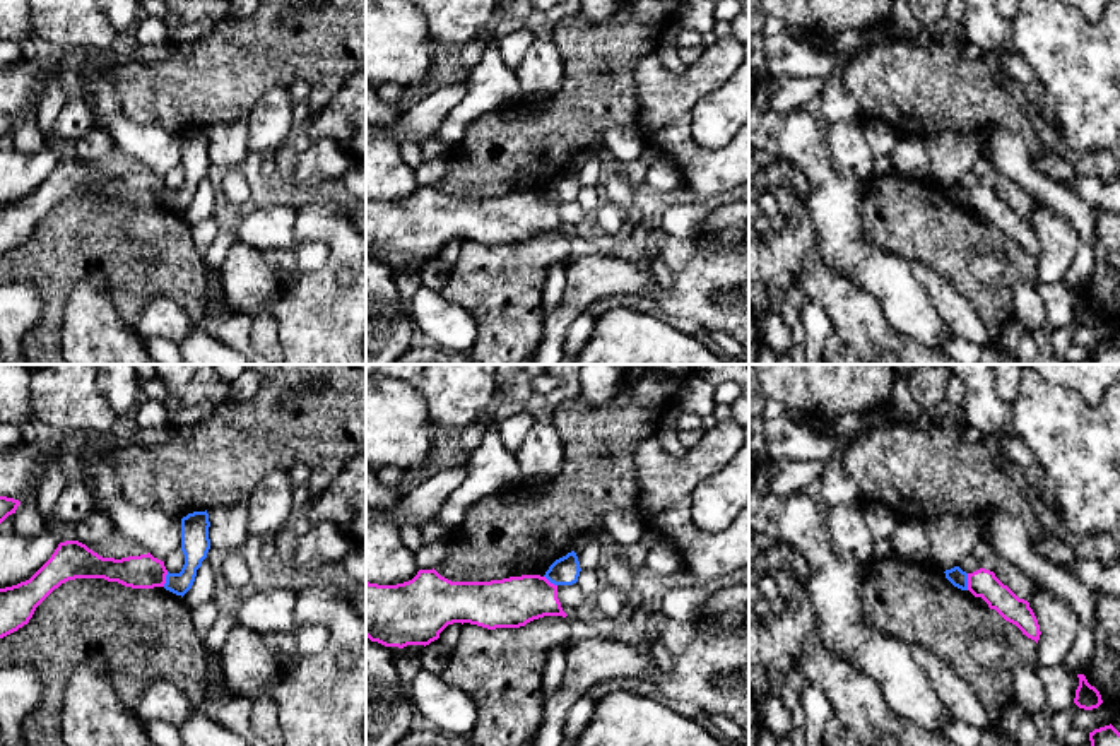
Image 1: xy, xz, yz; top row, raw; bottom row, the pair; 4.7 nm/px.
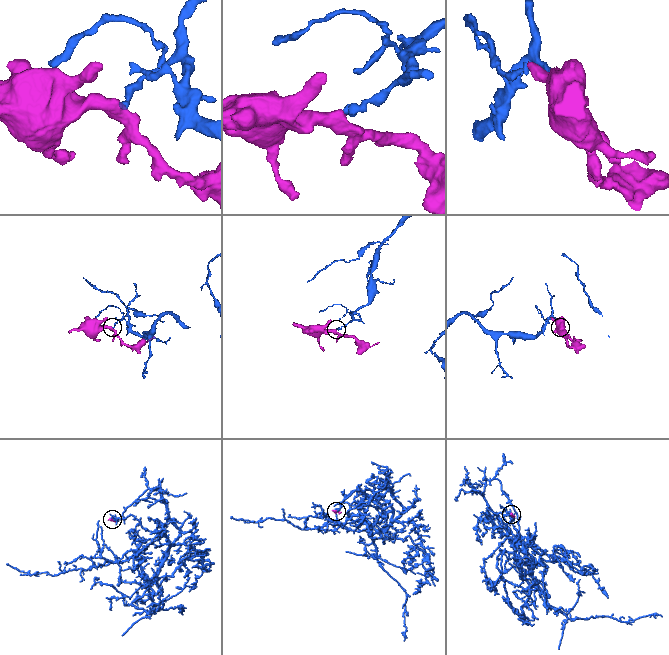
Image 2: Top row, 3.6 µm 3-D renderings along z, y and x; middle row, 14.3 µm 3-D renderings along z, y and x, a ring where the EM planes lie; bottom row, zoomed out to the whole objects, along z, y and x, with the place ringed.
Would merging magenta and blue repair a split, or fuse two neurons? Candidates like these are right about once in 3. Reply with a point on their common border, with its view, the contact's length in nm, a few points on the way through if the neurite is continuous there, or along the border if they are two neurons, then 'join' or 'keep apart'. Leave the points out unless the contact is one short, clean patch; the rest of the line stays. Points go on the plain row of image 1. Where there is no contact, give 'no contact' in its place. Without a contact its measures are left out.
meets magenta in yz at (968, 199); contact 80 nm long; border along yz (966, 190), (968, 206); keep apart

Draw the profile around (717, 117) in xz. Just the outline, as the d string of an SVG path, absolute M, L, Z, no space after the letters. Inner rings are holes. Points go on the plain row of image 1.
M749 0L732 21L732 36L746 48L734 75L701 96L691 115L693 140L703 149L723 149L749 123Z

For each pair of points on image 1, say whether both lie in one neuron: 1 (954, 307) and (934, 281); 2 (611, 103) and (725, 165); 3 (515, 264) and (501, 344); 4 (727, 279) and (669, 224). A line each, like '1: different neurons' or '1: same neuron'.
1: same neuron
2: different neurons
3: same neuron
4: different neurons

